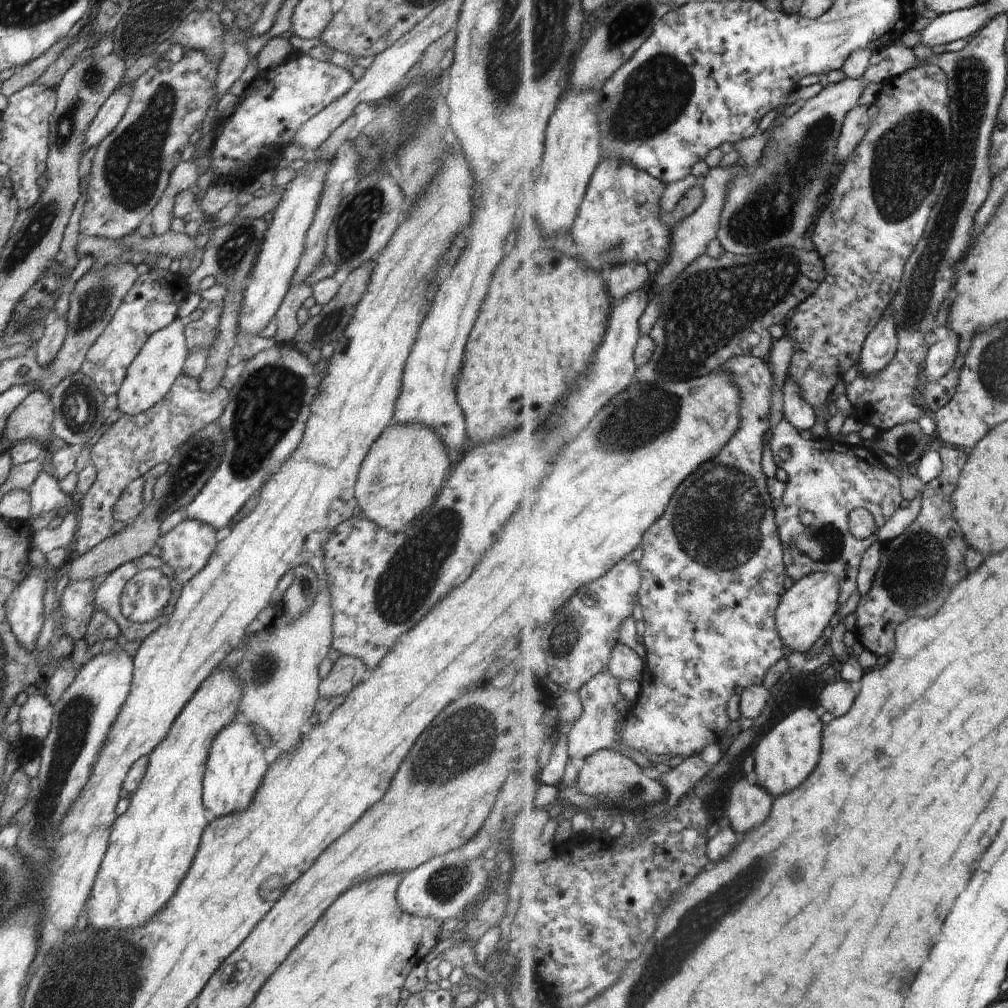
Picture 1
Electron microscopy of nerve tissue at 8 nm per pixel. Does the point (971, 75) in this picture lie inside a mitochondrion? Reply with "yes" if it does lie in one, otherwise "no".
yes

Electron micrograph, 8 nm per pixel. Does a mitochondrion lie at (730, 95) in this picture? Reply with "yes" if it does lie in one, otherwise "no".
no

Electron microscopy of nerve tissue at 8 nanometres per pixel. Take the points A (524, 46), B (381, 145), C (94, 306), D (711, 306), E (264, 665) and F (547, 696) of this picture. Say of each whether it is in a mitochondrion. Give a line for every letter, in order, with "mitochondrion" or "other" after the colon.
A: mitochondrion
B: mitochondrion
C: mitochondrion
D: mitochondrion
E: mitochondrion
F: other

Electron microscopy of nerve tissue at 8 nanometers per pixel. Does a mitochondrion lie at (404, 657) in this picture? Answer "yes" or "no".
no

